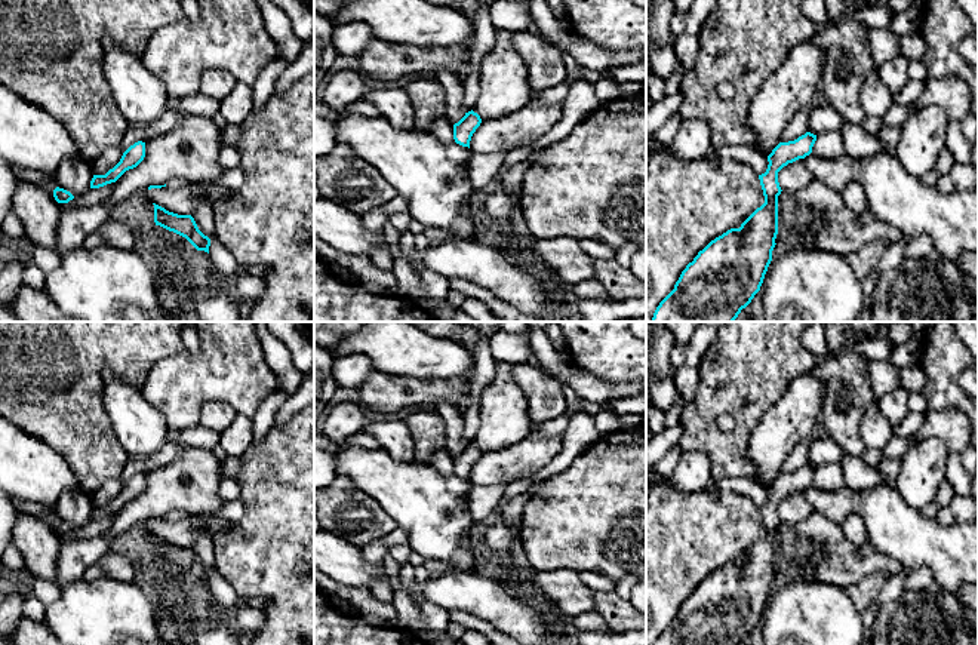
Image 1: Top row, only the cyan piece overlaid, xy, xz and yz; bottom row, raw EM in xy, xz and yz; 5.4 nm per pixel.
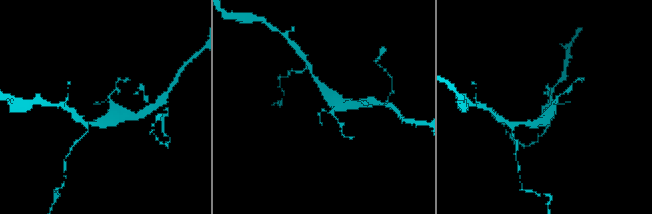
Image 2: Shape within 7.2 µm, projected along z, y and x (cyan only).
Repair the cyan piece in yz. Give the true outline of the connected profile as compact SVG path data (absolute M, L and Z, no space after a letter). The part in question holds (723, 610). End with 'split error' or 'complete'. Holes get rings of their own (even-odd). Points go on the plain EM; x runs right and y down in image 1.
M806 464L794 473L779 474L768 488L768 501L759 507L765 535L739 560L731 560L711 572L682 603L674 621L659 635L655 645L741 645L760 623L778 566L778 504L812 485L816 467Z; complete

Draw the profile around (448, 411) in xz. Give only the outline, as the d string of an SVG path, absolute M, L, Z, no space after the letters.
M440 400L436 405L436 411L446 424L448 431L446 449L450 452L450 455L455 457L465 448L465 443L462 440L464 431L462 415L459 414L458 408L453 403L446 400Z

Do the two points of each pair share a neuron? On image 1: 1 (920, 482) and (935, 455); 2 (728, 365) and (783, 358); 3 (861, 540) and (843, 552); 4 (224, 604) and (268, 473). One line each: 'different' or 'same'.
1: same
2: same
3: different
4: different

